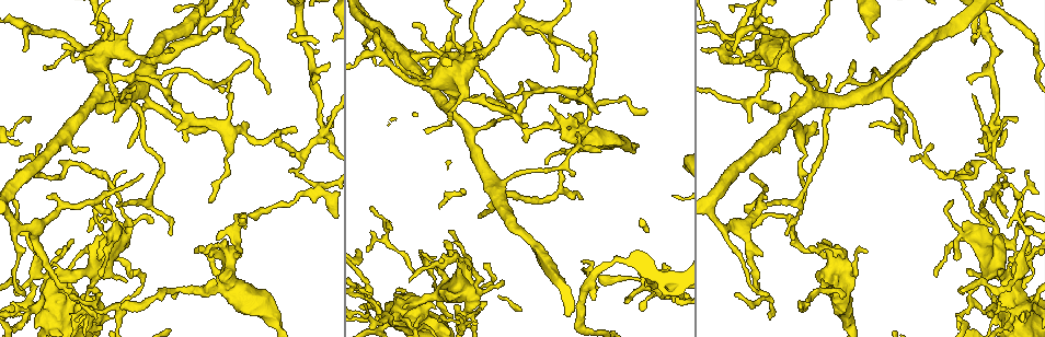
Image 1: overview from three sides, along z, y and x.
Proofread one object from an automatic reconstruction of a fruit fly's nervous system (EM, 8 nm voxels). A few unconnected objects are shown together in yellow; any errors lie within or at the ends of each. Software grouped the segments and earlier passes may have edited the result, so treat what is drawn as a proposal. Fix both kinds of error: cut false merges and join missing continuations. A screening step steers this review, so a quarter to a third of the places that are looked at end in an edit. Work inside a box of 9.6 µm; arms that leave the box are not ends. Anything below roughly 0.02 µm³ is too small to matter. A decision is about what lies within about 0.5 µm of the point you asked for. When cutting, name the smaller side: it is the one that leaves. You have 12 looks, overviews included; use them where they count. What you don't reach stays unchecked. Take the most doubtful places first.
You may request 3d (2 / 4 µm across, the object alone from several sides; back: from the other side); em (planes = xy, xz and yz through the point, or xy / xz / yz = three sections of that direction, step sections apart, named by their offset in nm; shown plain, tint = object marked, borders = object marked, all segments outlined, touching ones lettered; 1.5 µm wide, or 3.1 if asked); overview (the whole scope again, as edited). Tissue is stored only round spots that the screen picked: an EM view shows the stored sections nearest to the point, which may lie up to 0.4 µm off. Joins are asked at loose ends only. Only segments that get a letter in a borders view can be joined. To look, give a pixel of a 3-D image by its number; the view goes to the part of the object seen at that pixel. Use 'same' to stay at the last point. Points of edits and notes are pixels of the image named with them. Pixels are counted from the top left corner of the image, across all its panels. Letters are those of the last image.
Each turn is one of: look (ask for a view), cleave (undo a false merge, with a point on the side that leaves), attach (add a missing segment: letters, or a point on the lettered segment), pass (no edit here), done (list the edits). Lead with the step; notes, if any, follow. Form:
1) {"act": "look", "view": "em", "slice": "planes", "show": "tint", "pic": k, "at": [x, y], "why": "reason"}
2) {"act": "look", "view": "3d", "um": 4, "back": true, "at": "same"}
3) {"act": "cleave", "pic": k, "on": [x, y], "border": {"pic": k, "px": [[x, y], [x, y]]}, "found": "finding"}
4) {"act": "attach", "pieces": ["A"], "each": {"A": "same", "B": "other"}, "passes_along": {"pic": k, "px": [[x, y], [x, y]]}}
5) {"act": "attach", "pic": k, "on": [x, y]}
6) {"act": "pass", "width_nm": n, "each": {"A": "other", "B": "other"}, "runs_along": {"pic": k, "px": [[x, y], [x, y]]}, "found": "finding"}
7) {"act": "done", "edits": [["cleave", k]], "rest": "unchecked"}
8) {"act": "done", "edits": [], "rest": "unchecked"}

{"act": "look", "view": "em", "slice": "yz", "step": 4, "show": "tint", "pic": 1, "at": [95, 292], "why": "an open end"}

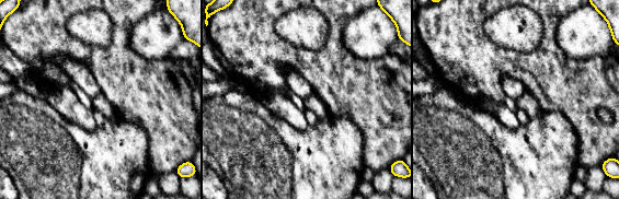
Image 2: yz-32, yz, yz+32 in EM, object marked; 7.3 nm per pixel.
{"act": "look", "view": "em", "slice": "planes", "show": "borders", "at": "same"}

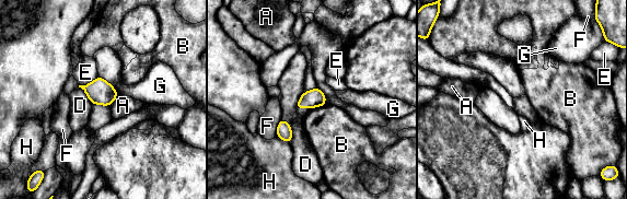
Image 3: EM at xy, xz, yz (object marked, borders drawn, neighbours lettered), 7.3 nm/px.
{"act": "pass", "each": {"A": "other", "B": "other", "D": "other", "E": "other", "F": "other", "G": "other", "H": "other"}, "border": {"pic": 3, "px": [[326, 103], [314, 106], [311, 109]]}, "found": "no lettered segment goes on from it"}

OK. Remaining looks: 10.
{"act": "look", "view": "3d", "um": 2, "pic": 1, "at": [471, 317], "why": "three-way junction"}

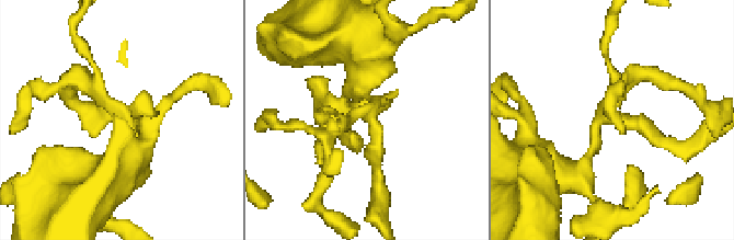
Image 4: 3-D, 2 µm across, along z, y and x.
{"act": "look", "view": "em", "slice": "xz", "step": 8, "show": "borders", "pic": 4, "at": [122, 114], "why": "need the tissue"}

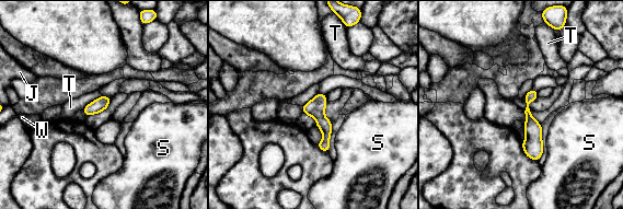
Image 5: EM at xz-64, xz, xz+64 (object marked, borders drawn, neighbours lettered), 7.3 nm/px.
{"act": "look", "view": "em", "slice": "planes", "show": "borders", "at": "same", "why": "cut it another way"}

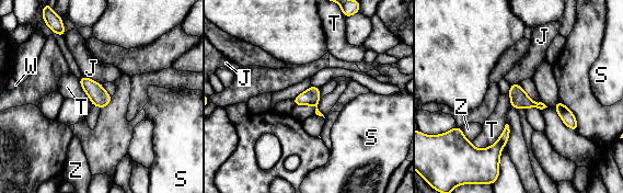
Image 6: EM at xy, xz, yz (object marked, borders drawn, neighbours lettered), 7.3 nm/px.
{"act": "pass", "each": {"J": "other", "S": "other", "T": "other", "W": "other", "Z": "other"}, "border": {"pic": 6, "px": [[506, 124], [493, 144], [473, 147]]}, "found": "one cell here"}

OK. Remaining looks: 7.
{"act": "look", "view": "3d", "um": 4, "pic": 1, "at": [472, 95]}

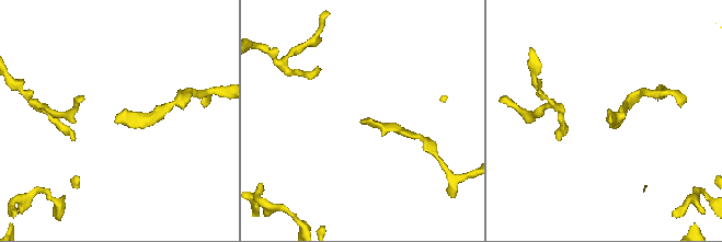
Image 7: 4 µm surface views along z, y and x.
{"act": "look", "view": "em", "slice": "planes", "show": "borders", "pic": 7, "at": [117, 122], "why": "need the tissue"}

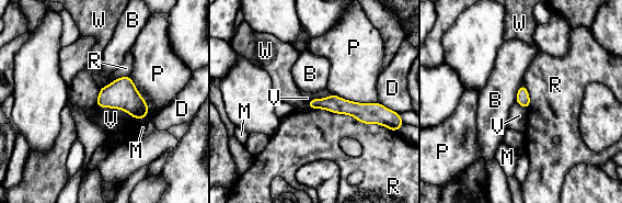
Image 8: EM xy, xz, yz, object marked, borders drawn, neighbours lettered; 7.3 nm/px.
{"act": "pass", "width_nm": 100, "each": {"B": "other", "D": "other", "M": "other", "P": "other", "R": "other", "V": "other", "W": "other"}, "runs_along": {"pic": 8, "px": [[311, 103], [380, 109]]}, "found": "no lettered segment goes on from it"}

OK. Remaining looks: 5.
{"act": "look", "view": "3d", "um": 2, "pic": 1, "at": [290, 170], "why": "thin end"}

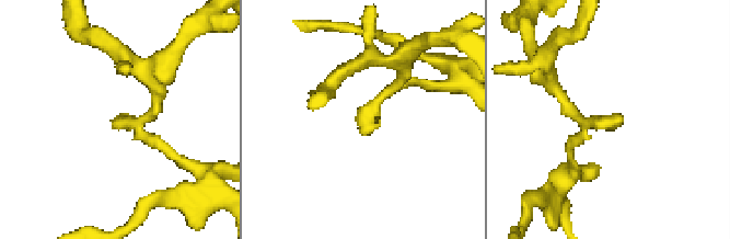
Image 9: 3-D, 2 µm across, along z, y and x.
{"act": "look", "view": "em", "slice": "xy", "step": 4, "show": "borders", "pic": 9, "at": [364, 134], "why": "need the tissue"}

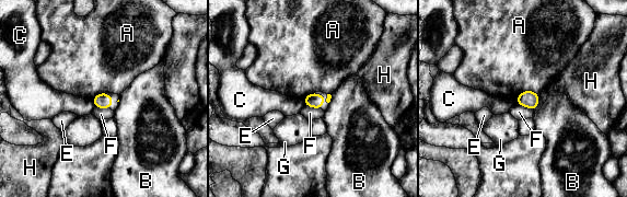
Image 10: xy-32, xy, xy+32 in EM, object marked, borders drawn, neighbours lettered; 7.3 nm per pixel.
{"act": "look", "view": "em", "slice": "planes", "show": "borders", "at": "same"}

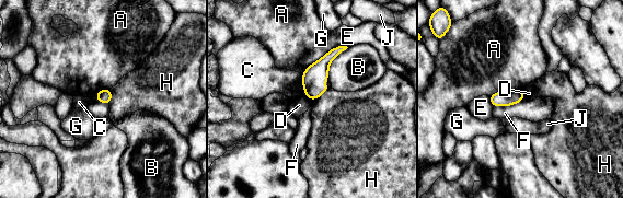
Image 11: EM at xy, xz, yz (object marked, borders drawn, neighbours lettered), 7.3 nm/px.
{"act": "pass", "width_nm": 100, "each": {"A": "other", "B": "other", "C": "other", "D": "other", "E": "other", "F": "other", "G": "other", "H": "other", "J": "other"}, "border": {"pic": 11, "px": [[525, 96], [509, 105], [493, 107]]}, "found": "no lettered segment goes on from it"}

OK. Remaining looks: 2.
{"act": "look", "view": "em", "slice": "planes", "show": "borders", "pic": 1, "at": [909, 159], "why": "tapers out"}

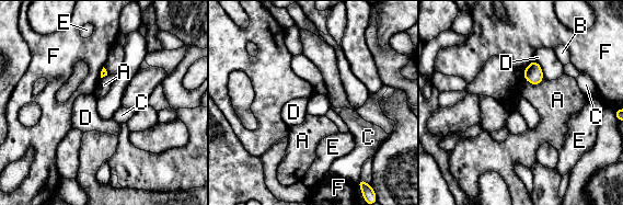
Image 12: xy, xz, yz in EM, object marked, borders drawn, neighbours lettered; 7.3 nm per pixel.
{"act": "pass", "each": {"A": "other", "B": "other", "C": "other", "D": "other", "E": "other", "F": "other"}, "border": {"pic": 12, "px": [[533, 59], [523, 71], [522, 77]]}, "found": "none of them fits"}

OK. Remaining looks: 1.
{"act": "done", "edits": [], "rest": "unchecked"}

